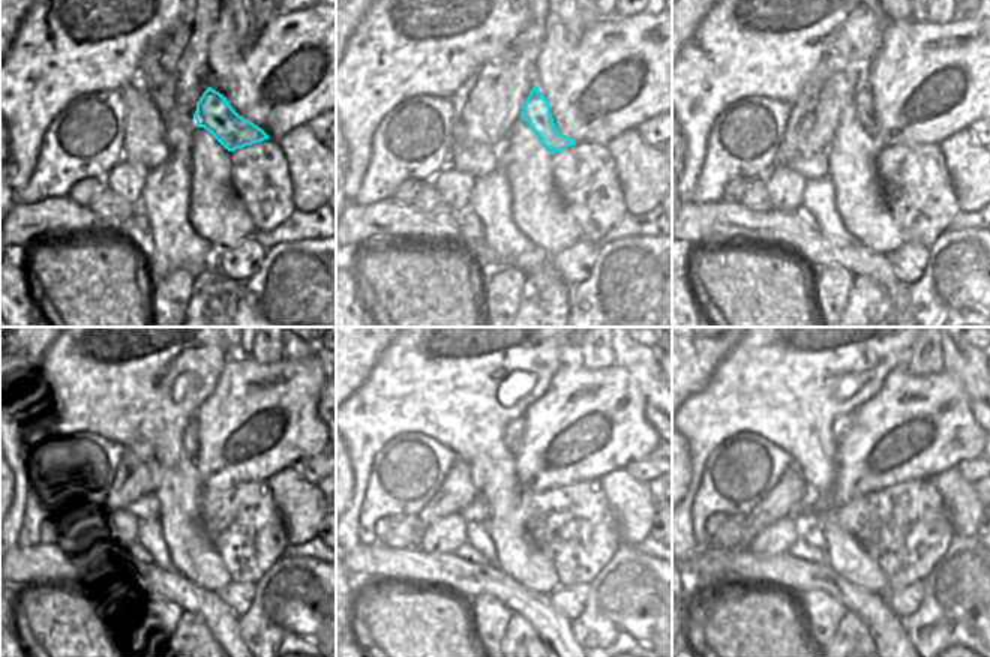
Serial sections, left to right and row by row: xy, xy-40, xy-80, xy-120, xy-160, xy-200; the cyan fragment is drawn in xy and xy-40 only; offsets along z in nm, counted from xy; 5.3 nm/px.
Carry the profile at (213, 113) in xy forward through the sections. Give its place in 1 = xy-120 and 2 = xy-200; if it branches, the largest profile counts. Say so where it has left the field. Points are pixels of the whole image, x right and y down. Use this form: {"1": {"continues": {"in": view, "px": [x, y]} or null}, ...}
{"1": {"continues": {"in": "xy-120", "px": [189, 440]}}, "2": {"continues": {"in": "xy-200", "px": [843, 423]}}}

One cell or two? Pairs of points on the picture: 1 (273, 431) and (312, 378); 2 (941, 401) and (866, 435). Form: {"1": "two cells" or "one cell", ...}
{"1": "one cell", "2": "one cell"}

